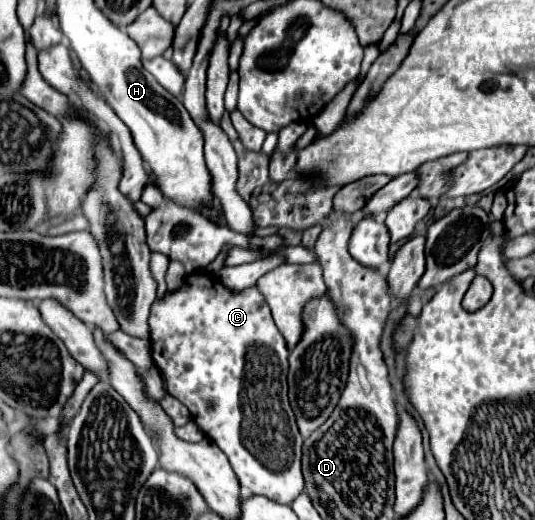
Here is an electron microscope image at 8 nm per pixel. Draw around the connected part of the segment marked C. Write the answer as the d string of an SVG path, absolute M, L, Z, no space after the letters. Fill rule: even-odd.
M193 272L187 276L187 280L183 282L183 286L179 290L167 290L165 296L157 298L151 306L151 316L149 316L149 334L151 334L151 348L153 348L153 362L155 366L163 372L163 378L167 380L167 392L177 398L181 404L185 404L195 420L195 424L203 430L203 434L209 440L215 440L215 444L221 448L223 454L227 454L227 460L239 480L239 484L247 490L251 490L253 494L261 494L267 496L269 500L275 500L279 504L291 504L297 494L303 490L303 474L301 474L301 444L303 438L297 430L297 422L295 422L295 414L291 410L289 398L287 398L287 358L289 358L289 350L287 344L281 336L281 332L275 328L275 322L271 320L271 310L267 308L267 302L263 300L263 296L259 296L259 288L245 288L245 290L231 290L227 286L223 286L219 282L219 278L213 272Z

